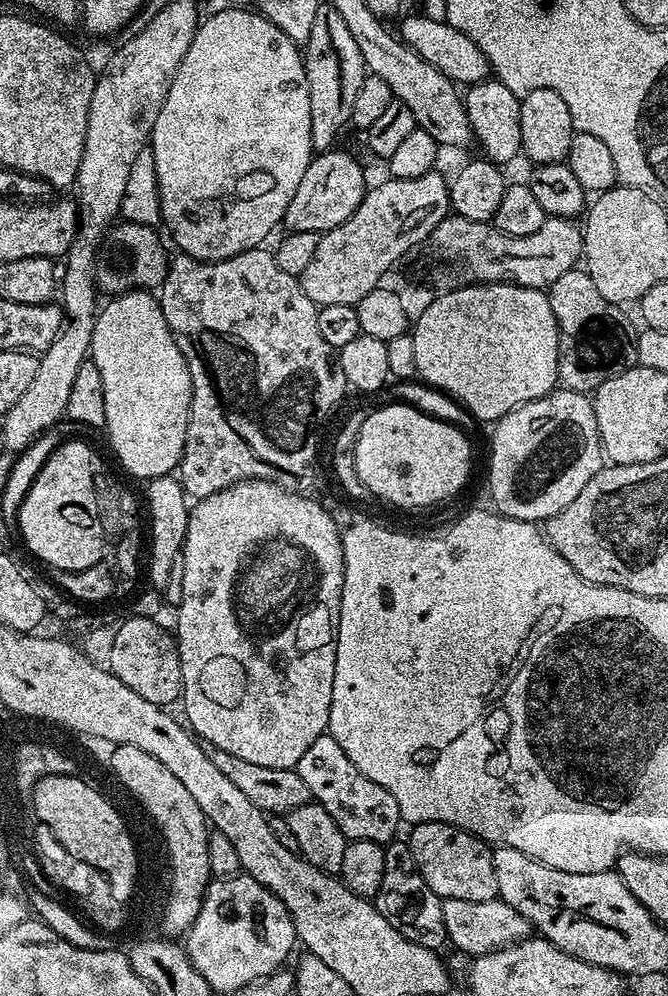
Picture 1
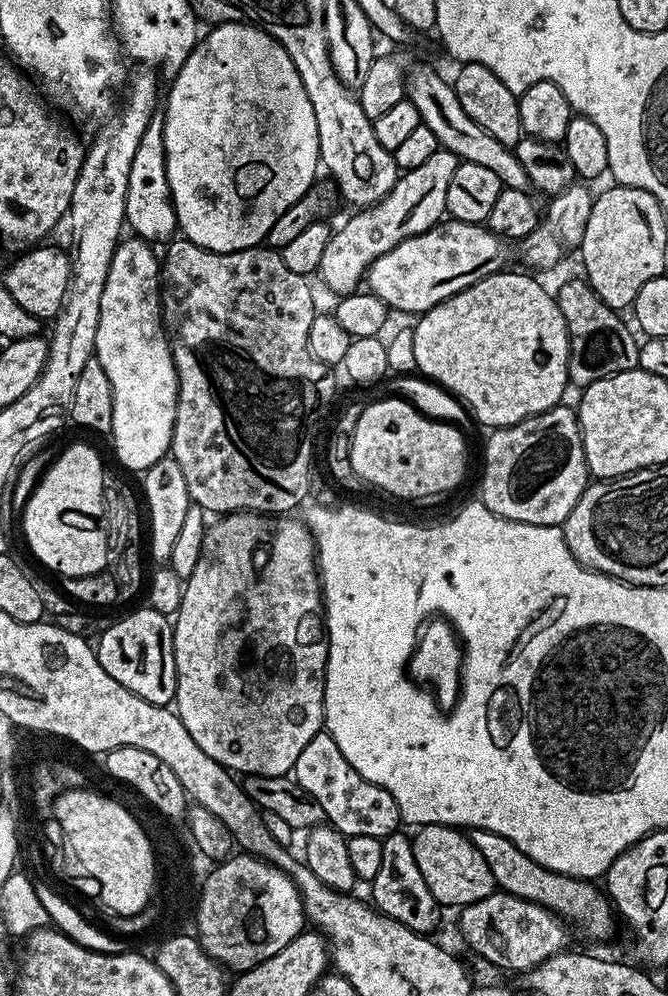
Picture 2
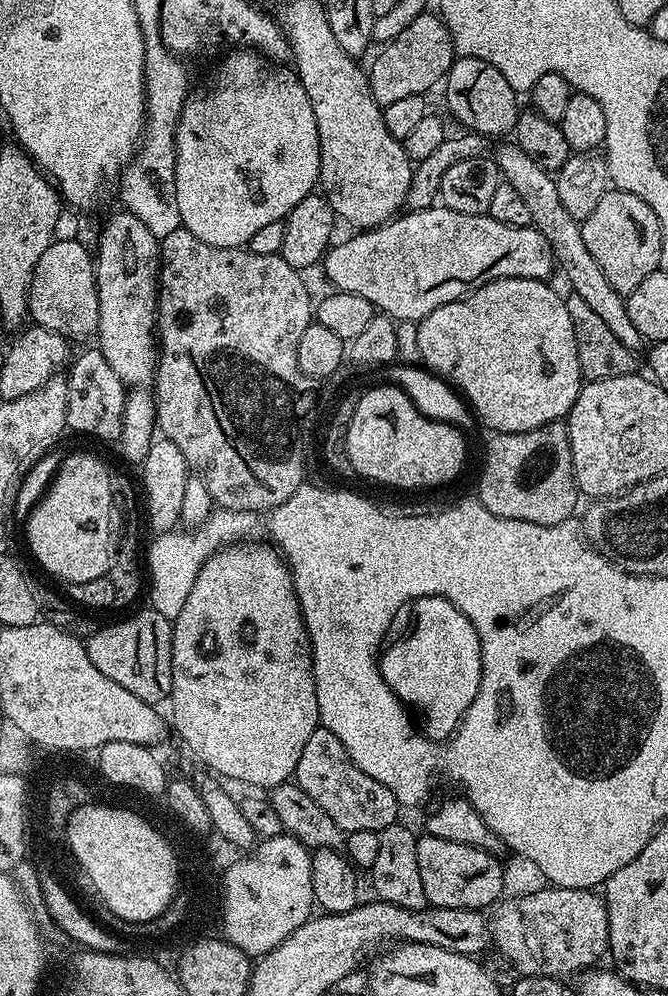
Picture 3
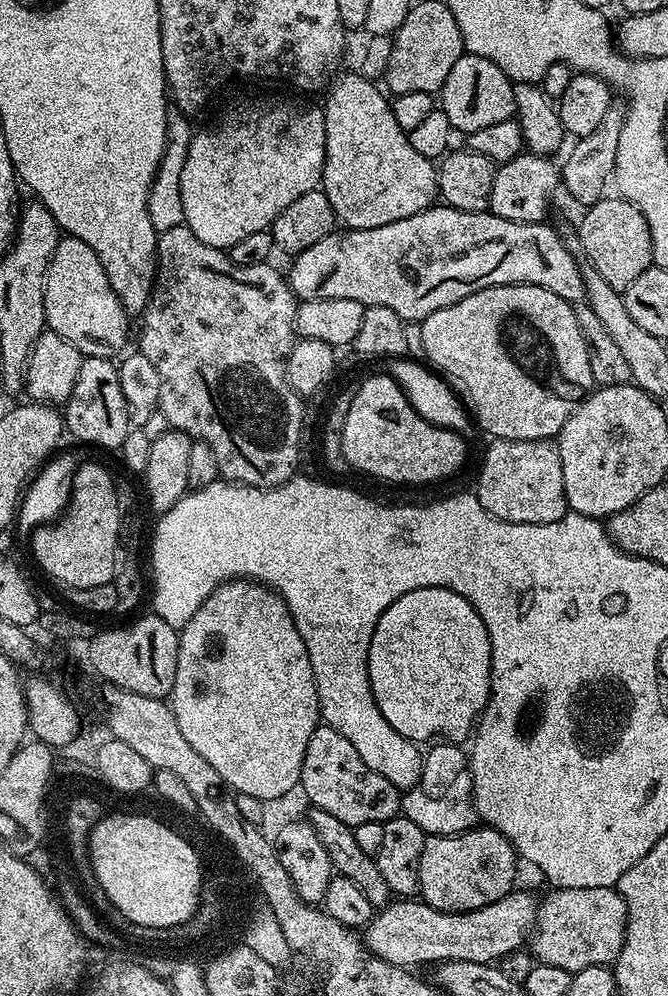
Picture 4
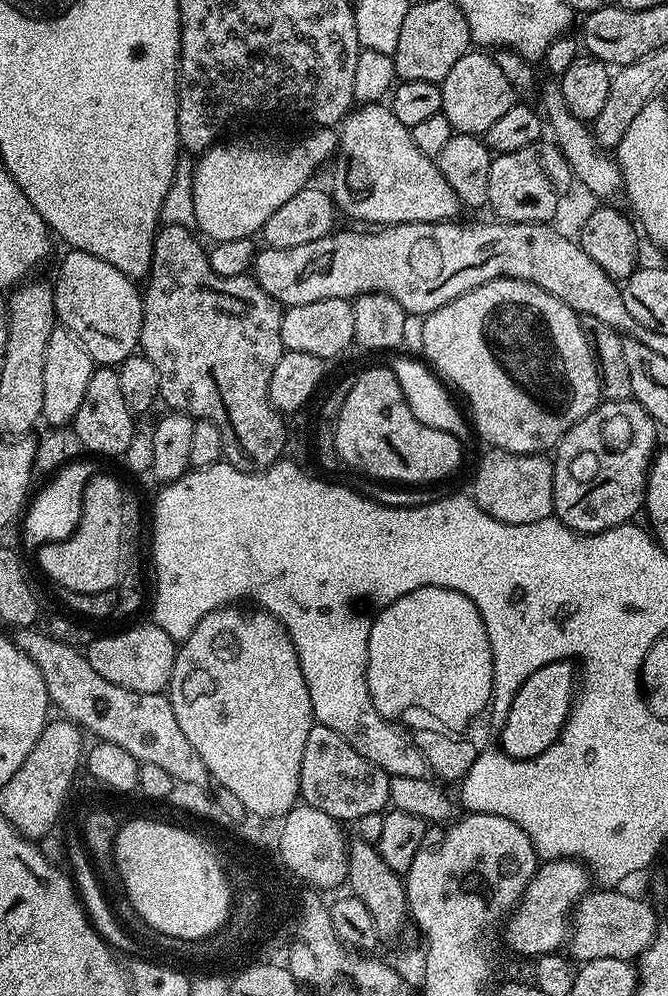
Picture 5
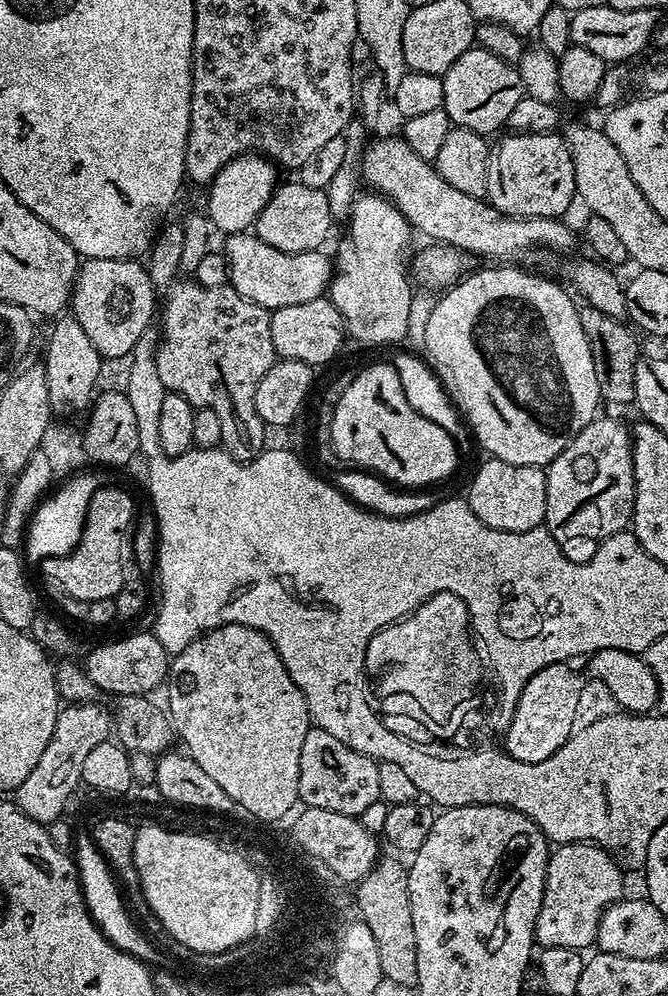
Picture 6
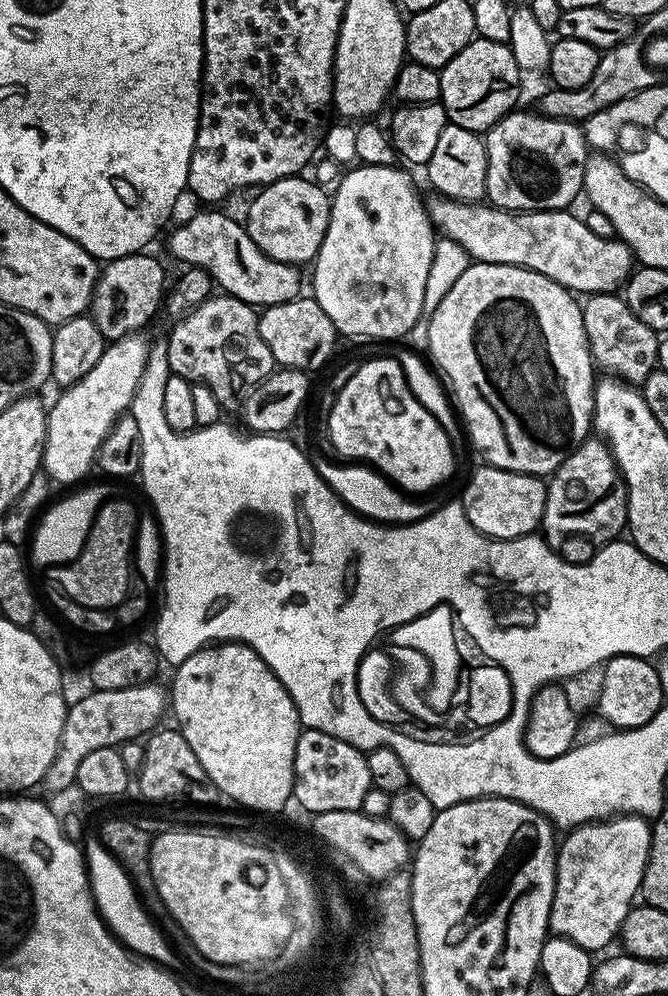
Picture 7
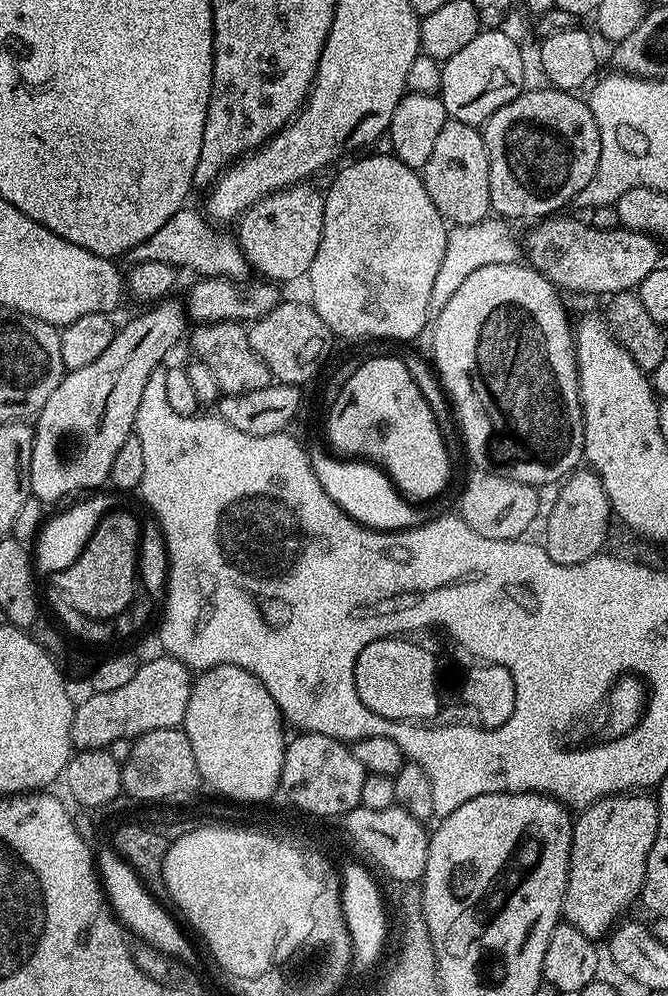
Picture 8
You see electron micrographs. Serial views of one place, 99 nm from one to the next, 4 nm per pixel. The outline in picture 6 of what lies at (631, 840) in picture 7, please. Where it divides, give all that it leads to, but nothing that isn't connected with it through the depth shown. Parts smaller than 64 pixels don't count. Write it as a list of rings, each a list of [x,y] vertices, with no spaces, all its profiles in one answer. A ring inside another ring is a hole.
[[[581,842],[559,845],[548,857],[542,906],[538,910],[538,918],[536,919],[536,944],[540,948],[566,946],[577,950],[585,950],[584,948],[588,947],[591,949],[596,943],[602,914],[611,904],[625,899],[623,874],[625,875],[616,857],[597,844]]]

